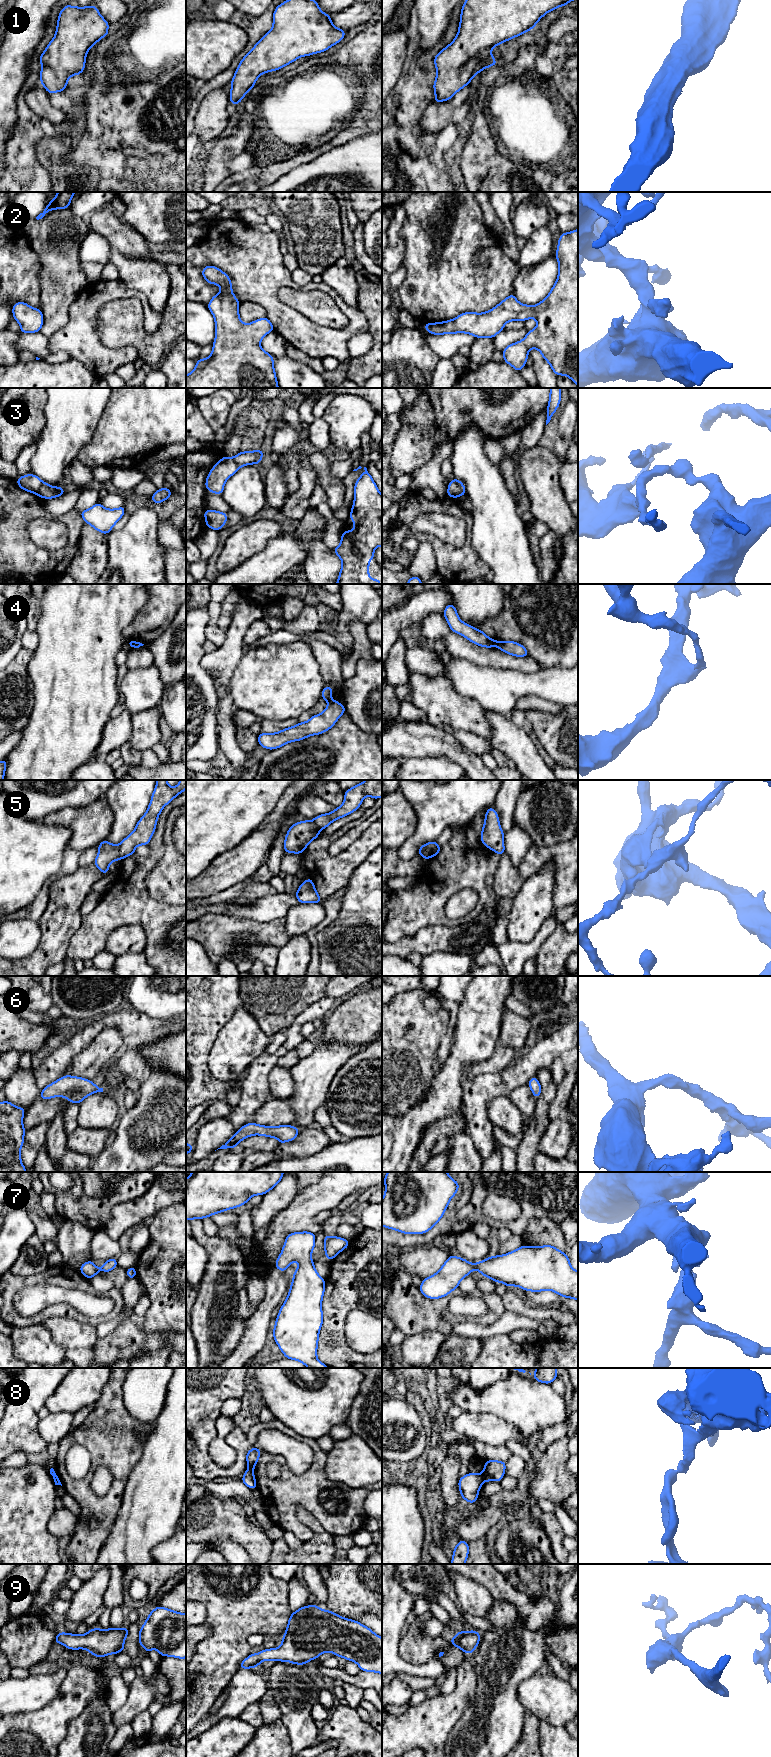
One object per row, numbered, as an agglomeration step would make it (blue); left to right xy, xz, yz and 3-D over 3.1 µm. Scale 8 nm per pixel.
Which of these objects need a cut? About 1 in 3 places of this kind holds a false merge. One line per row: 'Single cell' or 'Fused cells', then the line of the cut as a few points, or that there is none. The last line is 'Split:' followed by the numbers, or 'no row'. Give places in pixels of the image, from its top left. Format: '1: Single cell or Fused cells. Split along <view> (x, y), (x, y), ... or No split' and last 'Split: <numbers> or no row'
1: Single cell. No split
2: Single cell. No split
3: Fused cells. Split along yz (452, 479), (458, 485), (462, 494)
4: Fused cells. Split along yz (501, 642), (497, 646)
5: Fused cells. Split along yz (427, 843), (423, 857)
6: Single cell. No split
7: Single cell. No split
8: Fused cells. Split along yz (481, 1474), (484, 1480)
9: Single cell. No split
Split: 3, 4, 5, 8

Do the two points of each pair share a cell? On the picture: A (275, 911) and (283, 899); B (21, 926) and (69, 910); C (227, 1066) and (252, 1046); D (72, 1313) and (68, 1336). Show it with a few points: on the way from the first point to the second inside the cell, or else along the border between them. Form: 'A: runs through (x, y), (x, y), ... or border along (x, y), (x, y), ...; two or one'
A: runs through (275, 908), (281, 902); one
B: border along (38, 922), (40, 941), (37, 946); two
C: runs through (233, 1060), (246, 1047); one
D: border along (47, 1318), (68, 1317), (93, 1326); two

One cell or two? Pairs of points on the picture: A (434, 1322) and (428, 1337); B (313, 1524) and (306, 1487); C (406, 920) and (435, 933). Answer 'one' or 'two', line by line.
A: two
B: two
C: two

